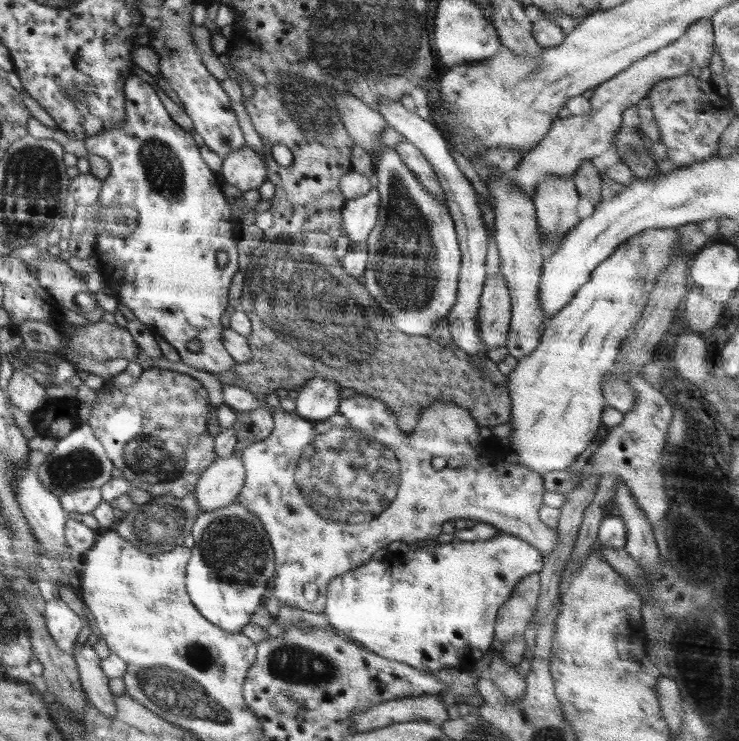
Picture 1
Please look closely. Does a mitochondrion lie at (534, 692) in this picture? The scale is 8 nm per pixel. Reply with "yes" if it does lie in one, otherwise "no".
no

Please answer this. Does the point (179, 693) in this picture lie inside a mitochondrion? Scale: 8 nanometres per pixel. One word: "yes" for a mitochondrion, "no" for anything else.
yes

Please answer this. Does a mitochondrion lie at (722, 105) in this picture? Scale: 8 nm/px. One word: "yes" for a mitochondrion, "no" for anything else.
no

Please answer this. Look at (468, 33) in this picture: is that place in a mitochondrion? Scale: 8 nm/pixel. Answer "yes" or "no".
no

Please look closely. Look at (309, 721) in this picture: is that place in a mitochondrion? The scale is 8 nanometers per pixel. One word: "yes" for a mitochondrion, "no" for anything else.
no

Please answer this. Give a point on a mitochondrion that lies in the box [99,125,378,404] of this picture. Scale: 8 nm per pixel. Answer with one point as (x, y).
(162, 166)

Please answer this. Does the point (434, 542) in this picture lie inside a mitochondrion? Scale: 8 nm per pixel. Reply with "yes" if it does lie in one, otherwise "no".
no

